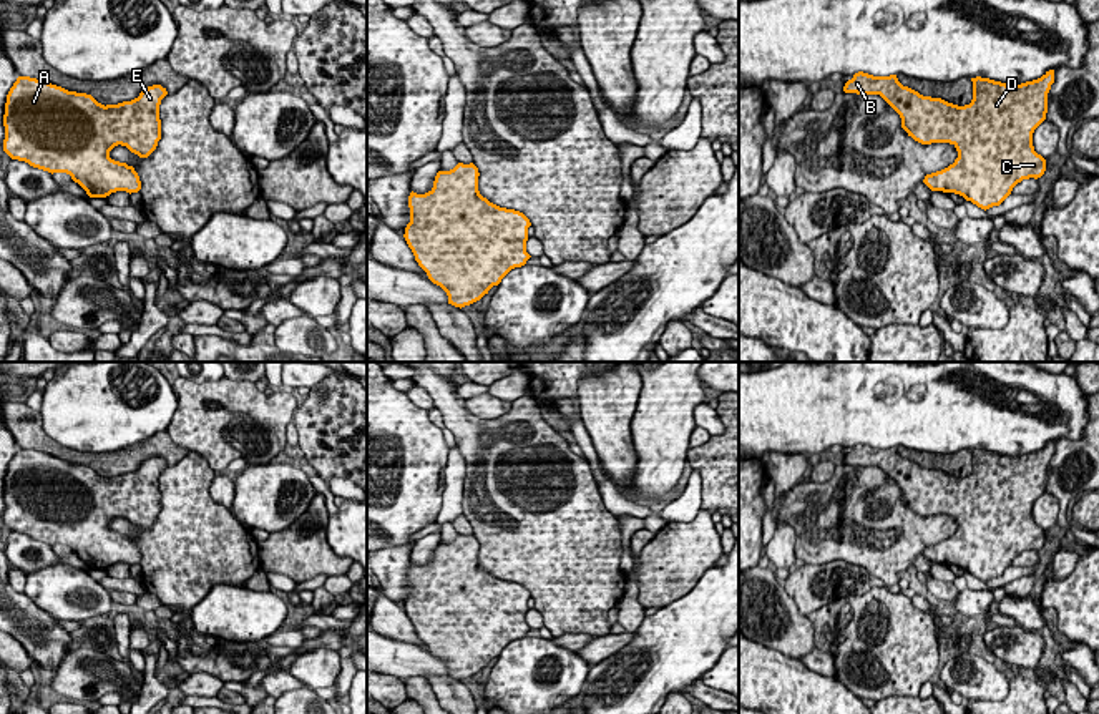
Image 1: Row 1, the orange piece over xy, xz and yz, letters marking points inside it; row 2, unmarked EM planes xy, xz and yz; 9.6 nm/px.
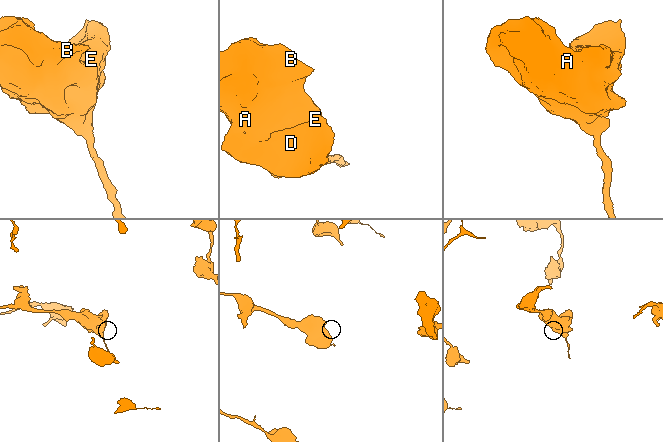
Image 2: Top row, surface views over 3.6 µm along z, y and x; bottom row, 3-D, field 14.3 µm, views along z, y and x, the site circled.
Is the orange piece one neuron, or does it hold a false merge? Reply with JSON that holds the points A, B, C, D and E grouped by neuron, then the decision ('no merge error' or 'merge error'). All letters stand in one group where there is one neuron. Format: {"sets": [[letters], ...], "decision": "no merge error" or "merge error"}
{"sets": [["A", "B", "C", "D", "E"]], "decision": "no merge error"}

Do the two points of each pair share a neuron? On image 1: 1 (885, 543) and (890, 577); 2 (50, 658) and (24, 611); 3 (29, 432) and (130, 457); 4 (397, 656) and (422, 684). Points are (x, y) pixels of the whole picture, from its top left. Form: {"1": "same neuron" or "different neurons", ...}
{"1": "same neuron", "2": "same neuron", "3": "same neuron", "4": "different neurons"}

